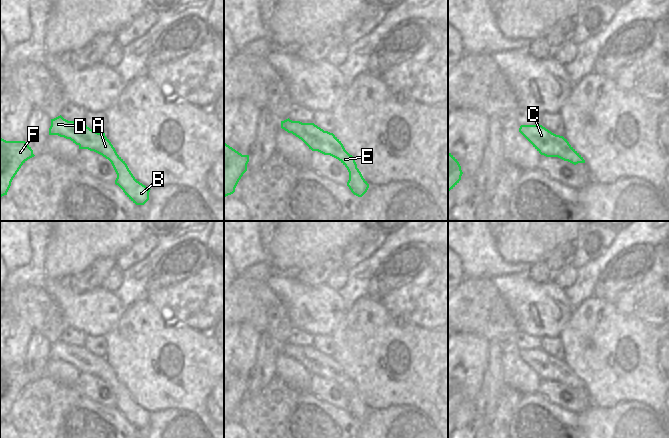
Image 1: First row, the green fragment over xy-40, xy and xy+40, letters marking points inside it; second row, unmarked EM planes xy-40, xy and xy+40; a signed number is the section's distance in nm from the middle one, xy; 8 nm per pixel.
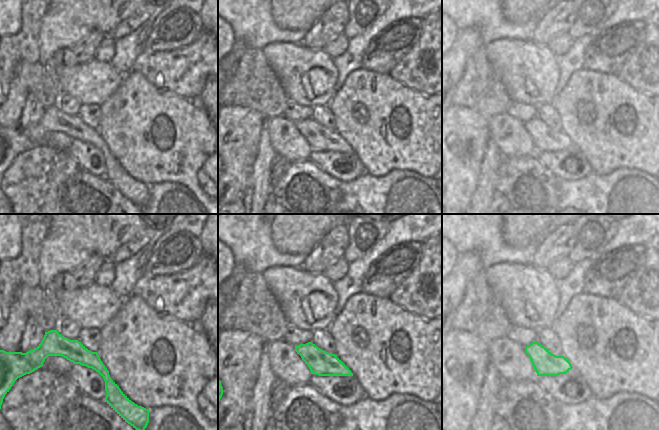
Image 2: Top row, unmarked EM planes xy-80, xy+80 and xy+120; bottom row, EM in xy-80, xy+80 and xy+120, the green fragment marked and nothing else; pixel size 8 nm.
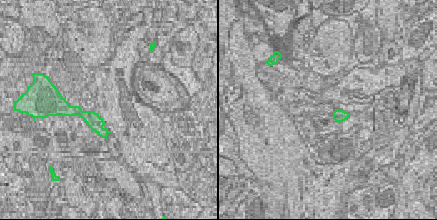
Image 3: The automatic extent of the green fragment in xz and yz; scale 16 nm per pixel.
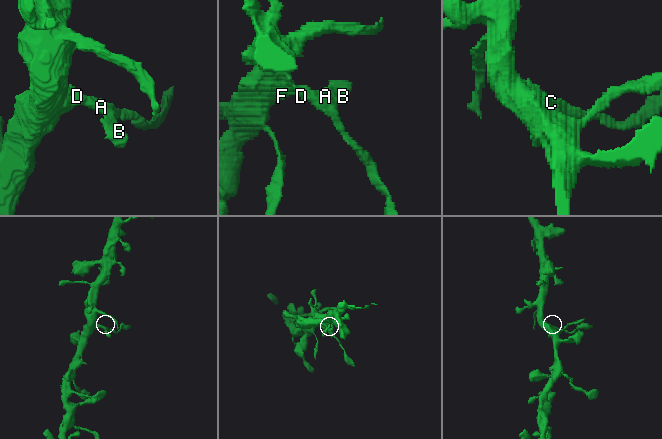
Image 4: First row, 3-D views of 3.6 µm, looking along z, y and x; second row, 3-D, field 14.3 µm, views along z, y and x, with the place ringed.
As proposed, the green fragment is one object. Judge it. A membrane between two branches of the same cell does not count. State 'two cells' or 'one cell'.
two cells

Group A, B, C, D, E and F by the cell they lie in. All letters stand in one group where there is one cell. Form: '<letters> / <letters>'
A B C E / D F

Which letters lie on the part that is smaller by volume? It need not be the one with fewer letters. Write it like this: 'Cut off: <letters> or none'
Cut off: A, B, C, E

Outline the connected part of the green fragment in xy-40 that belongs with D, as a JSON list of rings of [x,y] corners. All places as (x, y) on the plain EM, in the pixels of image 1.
[[[60,339],[54,343],[51,343],[49,359],[58,359],[60,361],[70,363],[76,369],[80,369],[87,363],[75,358],[78,352],[79,347],[76,347],[74,345],[68,345]]]

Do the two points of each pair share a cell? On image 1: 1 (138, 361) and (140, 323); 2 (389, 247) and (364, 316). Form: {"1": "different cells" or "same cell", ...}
{"1": "same cell", "2": "different cells"}

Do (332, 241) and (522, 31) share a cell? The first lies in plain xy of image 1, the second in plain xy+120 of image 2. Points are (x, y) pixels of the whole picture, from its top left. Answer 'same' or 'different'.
different

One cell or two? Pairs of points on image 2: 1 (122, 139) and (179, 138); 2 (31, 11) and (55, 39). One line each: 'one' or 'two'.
1: one
2: two

